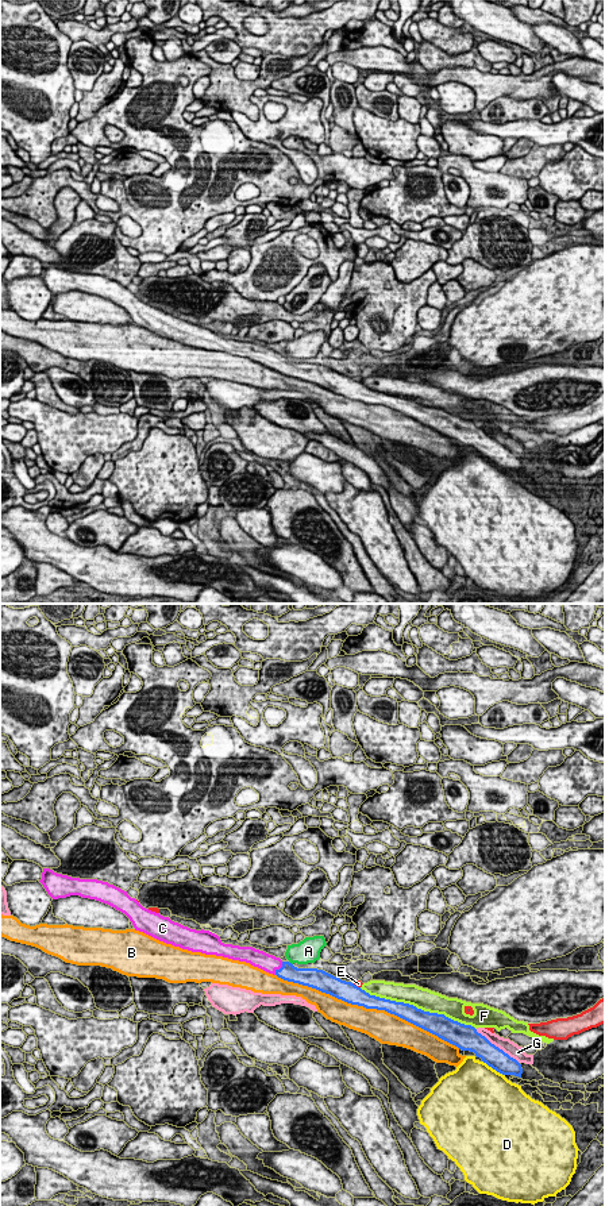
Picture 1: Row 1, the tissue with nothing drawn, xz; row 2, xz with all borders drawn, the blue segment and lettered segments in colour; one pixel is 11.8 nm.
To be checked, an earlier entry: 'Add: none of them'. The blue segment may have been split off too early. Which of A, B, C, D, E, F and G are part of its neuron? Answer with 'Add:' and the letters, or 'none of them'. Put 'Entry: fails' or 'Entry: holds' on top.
Entry: fails
Add: C

